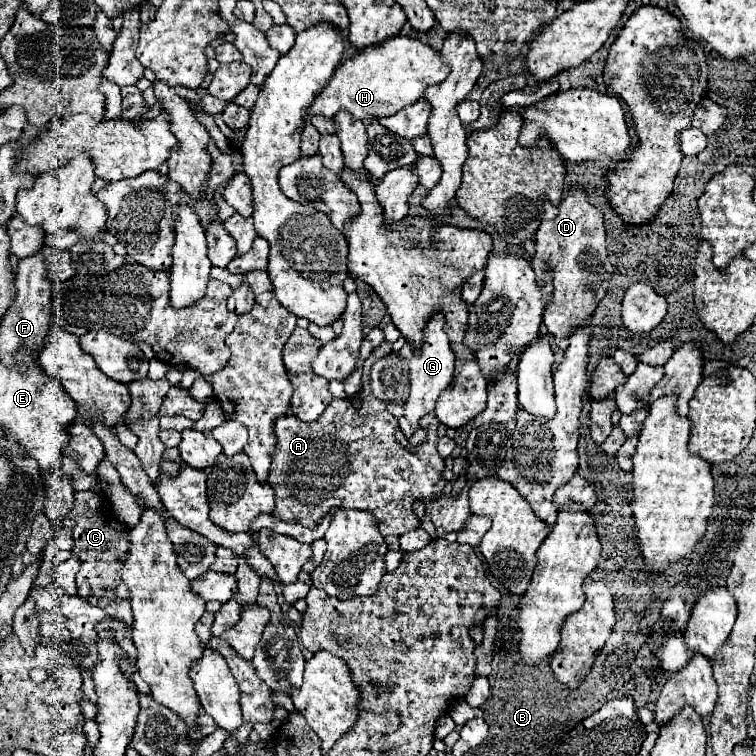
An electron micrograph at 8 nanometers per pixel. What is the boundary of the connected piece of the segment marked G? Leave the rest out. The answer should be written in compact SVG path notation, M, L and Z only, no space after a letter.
M441 312L433 314L425 324L421 348L413 348L409 342L405 342L399 352L389 352L373 364L371 392L383 400L387 410L399 420L399 428L405 436L411 436L419 428L419 418L435 408L439 394L453 382L455 356L443 326L445 316Z

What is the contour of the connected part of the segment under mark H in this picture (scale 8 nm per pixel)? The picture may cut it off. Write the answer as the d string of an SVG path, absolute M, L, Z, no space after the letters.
M393 36L387 38L383 44L367 46L353 58L345 60L335 70L327 86L315 96L313 104L307 108L307 114L309 118L325 116L331 120L341 110L347 110L357 120L393 116L395 112L417 102L427 86L443 82L447 74L449 66L429 44L407 36Z

